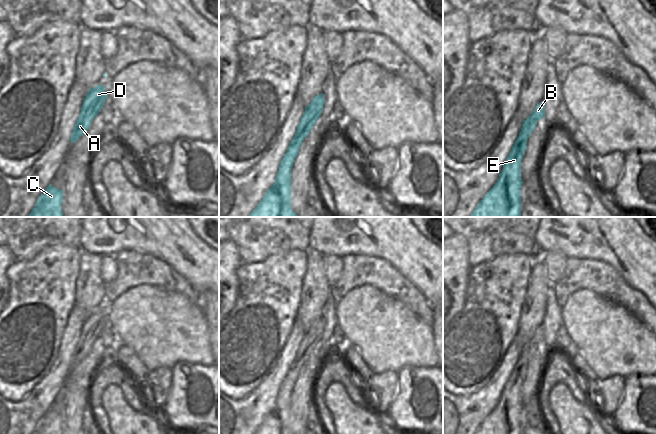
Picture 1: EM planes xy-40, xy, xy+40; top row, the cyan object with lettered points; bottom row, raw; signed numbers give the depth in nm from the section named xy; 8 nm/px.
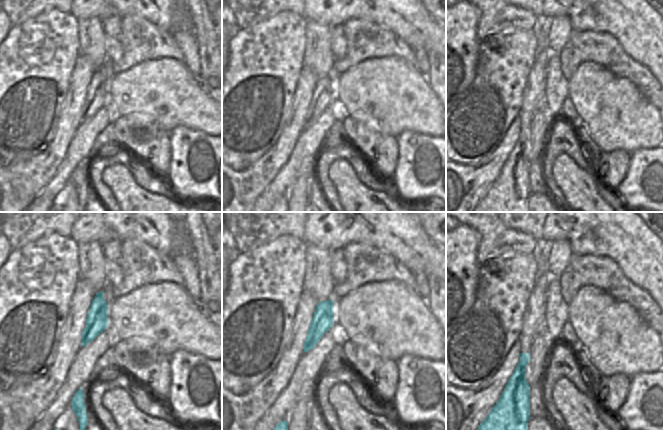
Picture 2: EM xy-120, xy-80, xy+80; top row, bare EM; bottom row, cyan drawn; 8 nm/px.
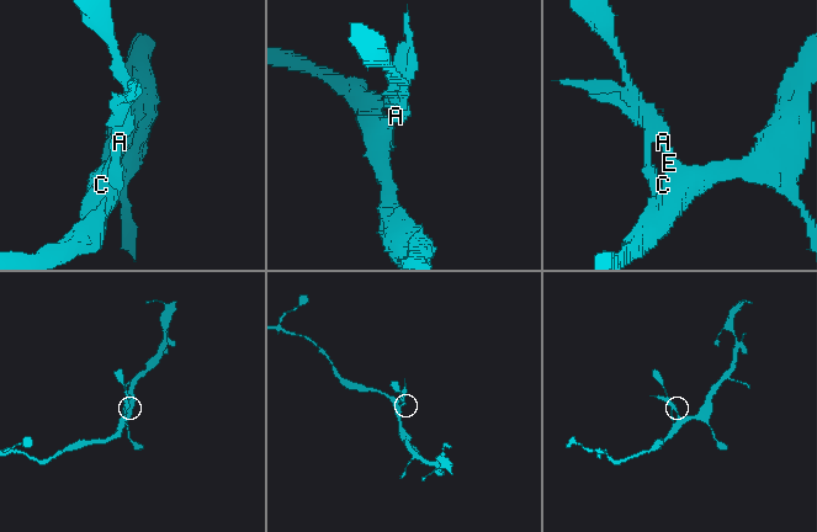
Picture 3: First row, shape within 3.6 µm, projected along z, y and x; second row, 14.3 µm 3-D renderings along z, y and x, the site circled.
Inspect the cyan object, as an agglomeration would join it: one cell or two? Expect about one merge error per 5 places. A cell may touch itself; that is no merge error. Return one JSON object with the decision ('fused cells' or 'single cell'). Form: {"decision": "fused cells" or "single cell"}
{"decision": "fused cells"}

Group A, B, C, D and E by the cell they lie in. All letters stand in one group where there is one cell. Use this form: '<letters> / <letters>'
A B D / C E

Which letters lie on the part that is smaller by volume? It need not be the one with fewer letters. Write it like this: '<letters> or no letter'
A, B, D

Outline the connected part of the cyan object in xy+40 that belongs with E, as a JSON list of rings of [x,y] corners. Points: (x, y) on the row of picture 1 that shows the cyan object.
[[[518,136],[495,185],[470,217],[521,217],[521,161],[528,138]]]

